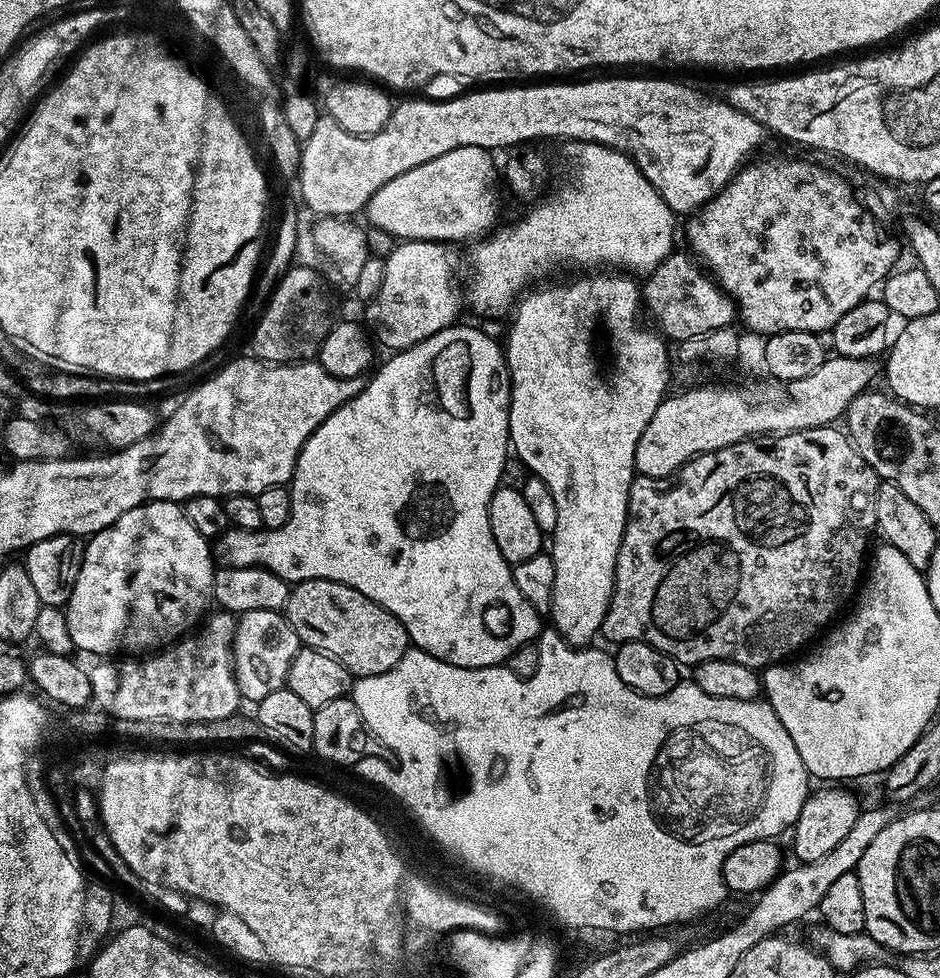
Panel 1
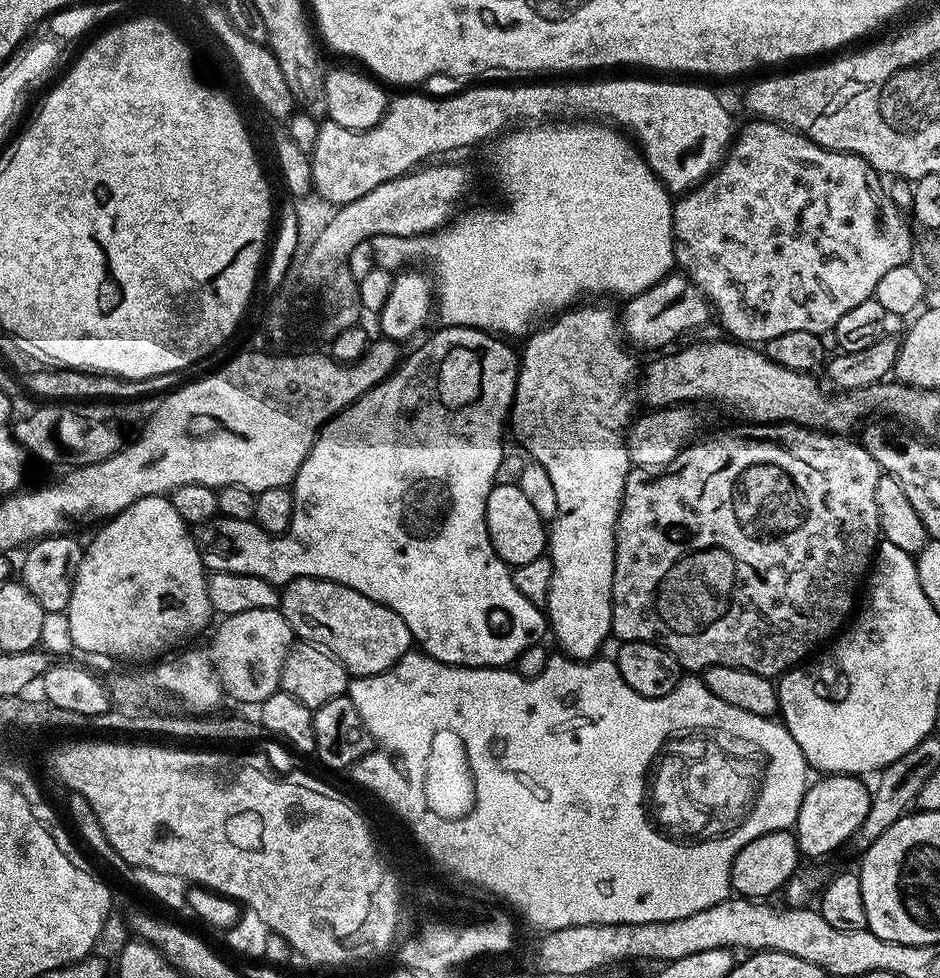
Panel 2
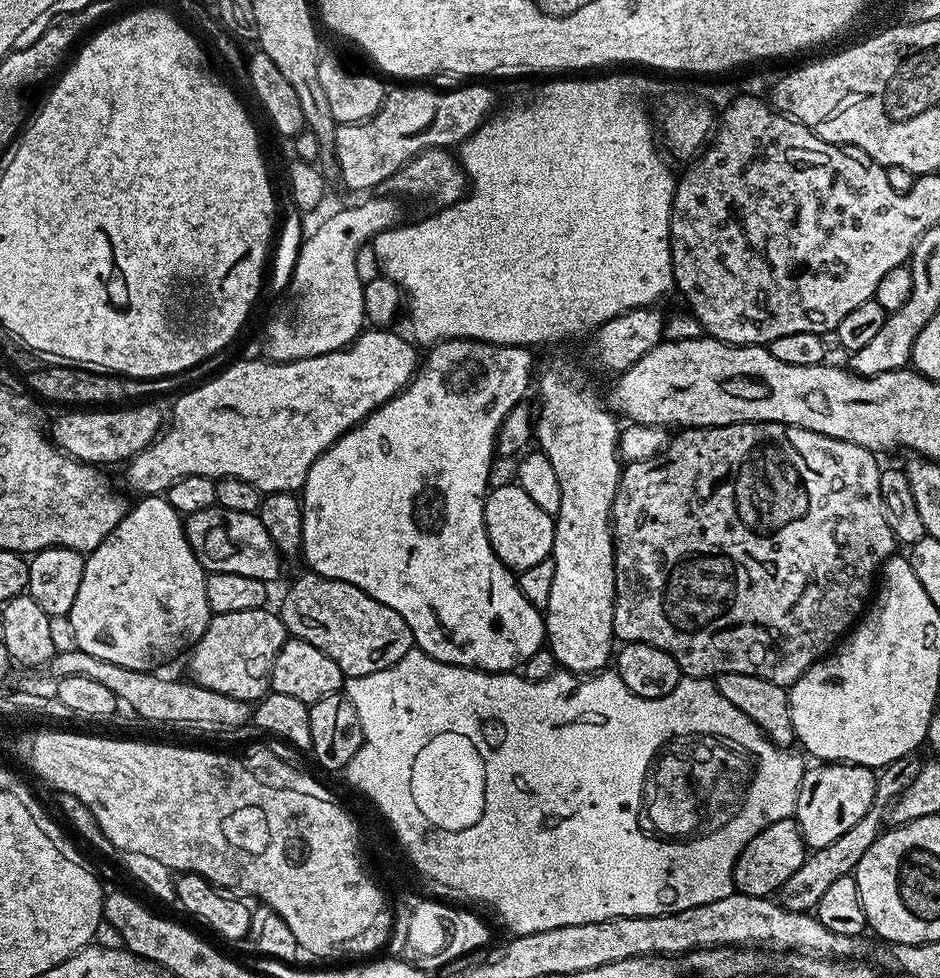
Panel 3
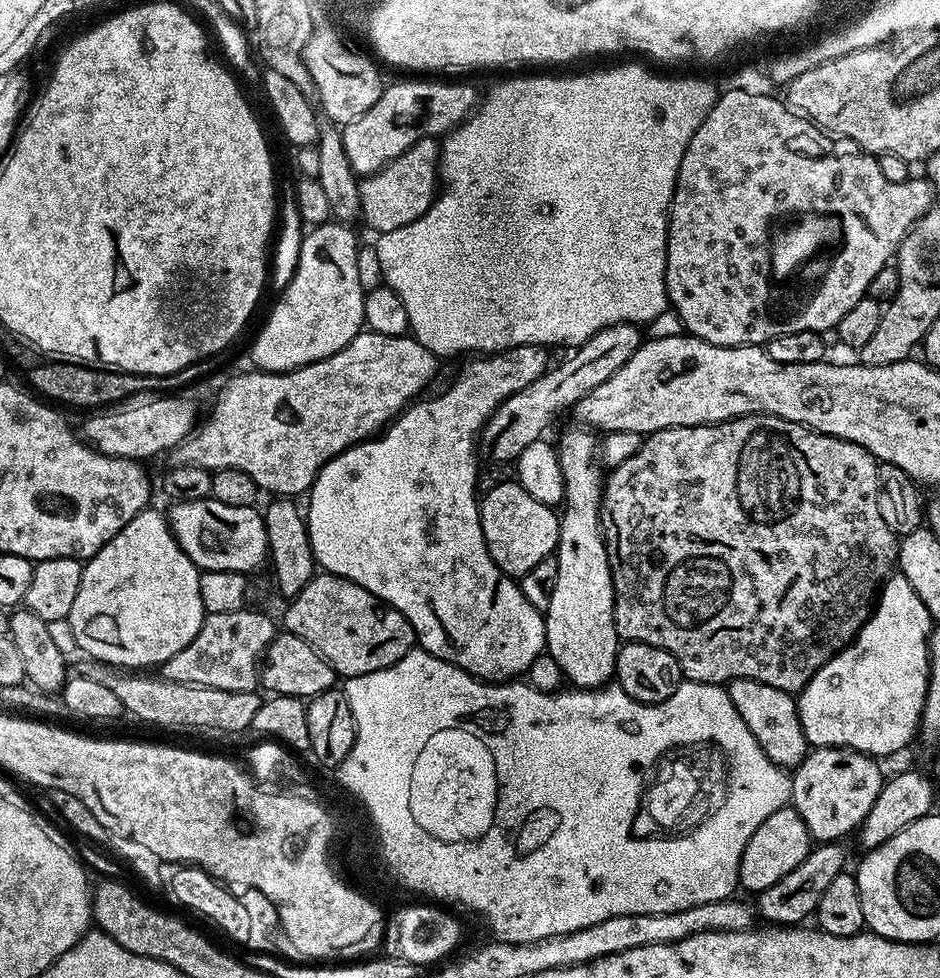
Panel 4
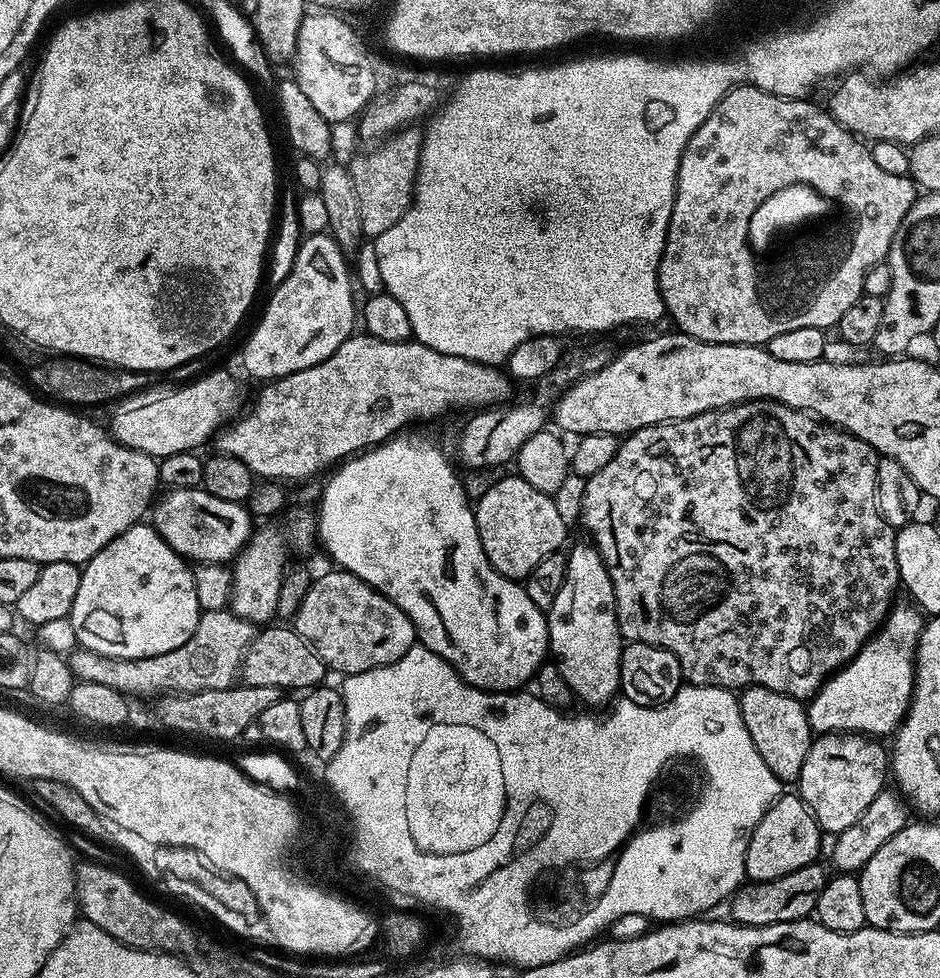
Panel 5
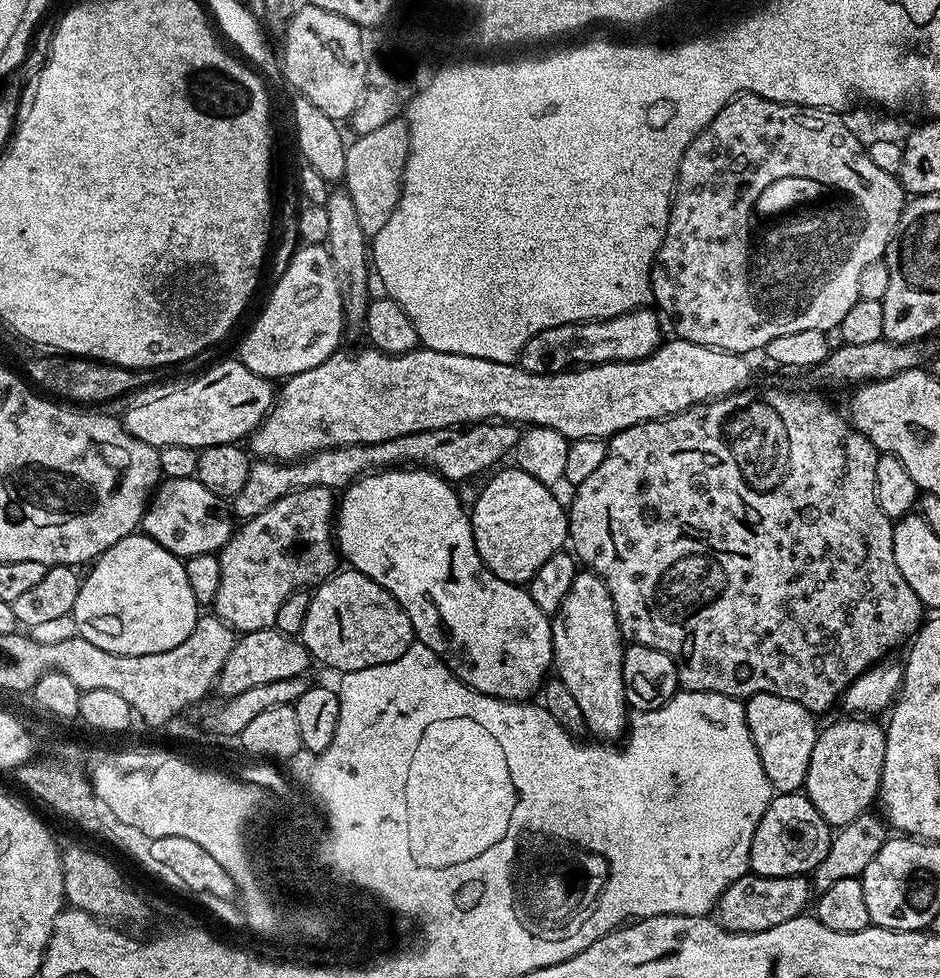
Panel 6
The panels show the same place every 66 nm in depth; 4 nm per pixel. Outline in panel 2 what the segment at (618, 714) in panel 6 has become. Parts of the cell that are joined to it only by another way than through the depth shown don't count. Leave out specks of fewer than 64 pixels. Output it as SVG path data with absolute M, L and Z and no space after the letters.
M584 302L579 306L573 306L557 315L555 318L549 319L547 323L543 326L537 327L535 331L531 333L523 341L524 349L521 347L518 352L518 367L520 373L518 374L518 378L516 379L516 397L512 400L512 411L510 413L510 424L516 427L516 436L518 439L524 443L523 451L527 453L529 457L536 463L538 466L542 466L542 470L546 470L546 474L550 474L550 482L554 482L554 494L558 497L558 514L554 519L550 521L550 531L548 534L548 548L550 549L550 555L552 557L552 565L554 566L554 578L550 582L550 594L548 595L548 602L546 605L546 620L550 625L550 632L553 632L556 635L556 640L560 643L559 651L563 653L565 656L571 656L574 660L590 660L593 659L597 655L596 652L600 647L604 644L604 639L609 639L610 633L612 631L612 583L614 582L614 566L616 565L616 523L618 522L618 518L620 517L620 503L622 502L622 498L624 497L624 483L626 482L626 478L628 477L630 471L630 465L628 462L628 441L626 439L626 433L634 420L634 413L637 411L636 408L636 400L638 404L638 396L632 393L632 383L637 383L638 380L638 368L636 372L636 360L631 356L633 353L629 351L627 347L625 347L626 341L620 330L620 322L615 311L611 312L610 309L607 308L607 303L604 302Z

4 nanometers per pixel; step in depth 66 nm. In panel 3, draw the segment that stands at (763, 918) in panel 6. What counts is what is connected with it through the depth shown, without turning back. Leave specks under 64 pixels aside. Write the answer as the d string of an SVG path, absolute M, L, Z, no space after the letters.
M916 754L903 756L890 762L885 768L879 769L876 778L875 806L866 814L862 814L862 818L858 818L858 822L854 822L854 826L850 826L850 830L846 830L846 834L842 834L842 838L830 842L830 846L822 846L811 854L805 855L804 865L794 874L790 874L788 881L780 888L778 903L781 907L795 912L812 912L818 898L822 898L822 893L835 880L855 873L858 862L862 862L862 854L866 854L866 850L870 850L870 846L879 838L885 827L885 809L897 796L901 796L909 788L914 782L914 778L920 773L922 760L919 760L918 757L919 755Z

